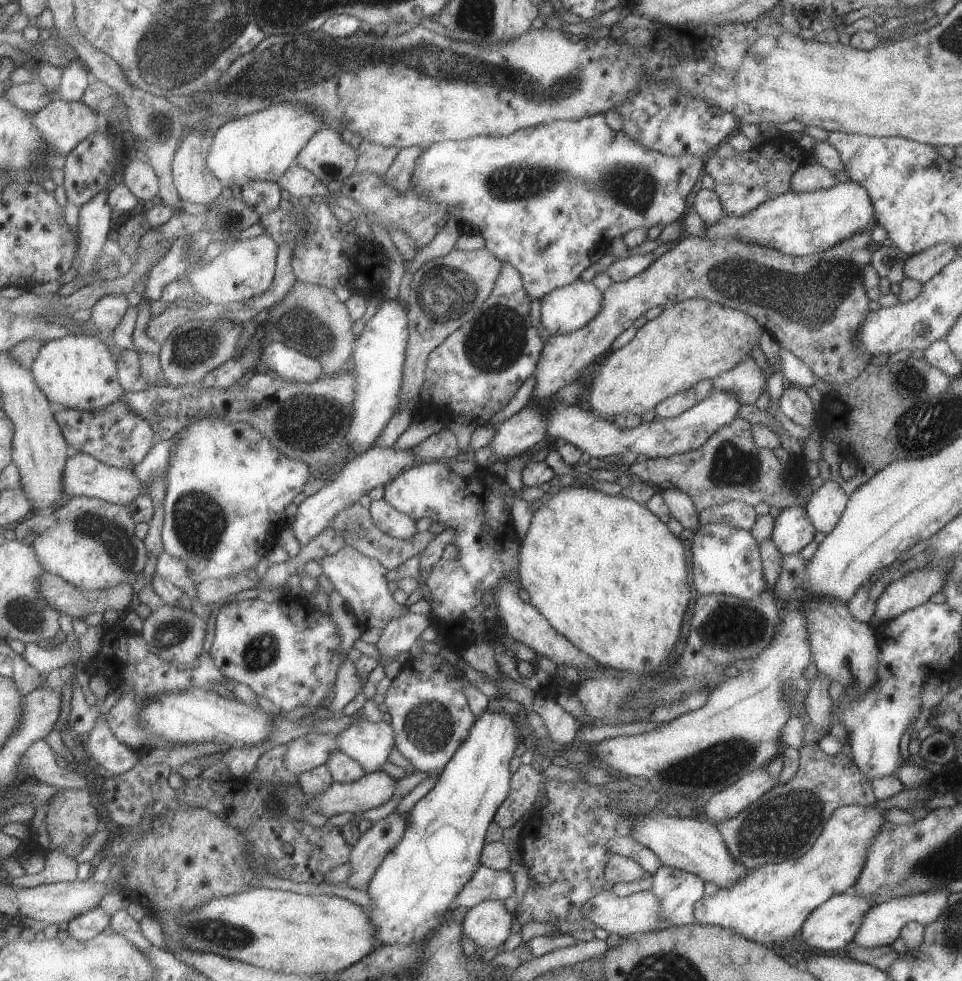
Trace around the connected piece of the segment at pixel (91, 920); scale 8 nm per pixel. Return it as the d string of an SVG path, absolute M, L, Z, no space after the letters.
M101 906L90 908L90 912L74 918L70 922L70 936L79 939L82 942L88 942L111 926L113 916L108 914Z

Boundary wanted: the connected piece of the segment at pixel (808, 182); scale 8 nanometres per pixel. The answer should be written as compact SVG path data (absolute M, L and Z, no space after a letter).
M817 161L814 164L802 165L792 174L792 191L824 190L840 182L835 178L836 171L828 170Z

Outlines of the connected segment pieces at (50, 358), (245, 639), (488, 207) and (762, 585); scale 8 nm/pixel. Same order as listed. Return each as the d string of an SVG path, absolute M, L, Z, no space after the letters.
M68 336L62 340L47 342L33 369L40 388L46 392L48 398L51 398L55 406L64 405L66 408L90 412L120 401L120 398L127 394L126 388L120 382L119 362L116 360L114 352L96 336Z
M291 591L274 603L245 599L223 605L219 610L212 653L216 666L227 677L248 685L258 695L271 700L282 712L289 713L299 706L309 706L313 710L330 708L336 700L340 670L348 660L344 636L340 634L334 616L316 610L306 597L295 596Z
M595 114L582 120L554 121L530 127L505 137L496 138L482 135L466 140L436 143L430 146L430 150L426 154L420 156L416 176L412 177L412 185L420 190L420 194L430 198L432 202L448 204L448 208L452 210L452 216L456 216L463 224L478 226L478 232L486 237L487 248L490 252L496 254L505 264L516 266L523 274L526 289L531 296L542 302L543 298L546 298L554 290L578 282L582 272L588 274L588 270L592 270L592 266L596 266L596 258L592 258L592 254L596 254L596 250L601 248L608 248L614 238L624 237L627 232L634 230L634 228L645 228L648 231L656 224L667 226L672 222L679 222L680 216L686 212L686 198L688 198L690 190L694 188L704 168L705 164L702 163L702 157L692 156L692 154L668 156L654 150L648 150L643 143L636 142L631 135L624 134L624 131L612 130L606 123L604 114Z
M724 522L700 526L692 543L692 577L696 590L702 595L730 595L744 600L756 598L769 590L764 580L764 566L751 531Z

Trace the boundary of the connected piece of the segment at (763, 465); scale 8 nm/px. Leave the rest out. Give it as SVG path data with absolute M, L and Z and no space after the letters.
M735 417L732 422L721 426L700 448L696 450L675 454L669 457L647 459L629 466L628 473L637 474L642 481L654 485L657 489L665 486L676 486L692 499L692 504L698 512L706 510L708 506L724 504L730 501L742 501L755 507L760 502L768 504L770 508L776 506L784 510L788 506L806 506L806 500L794 494L793 465L791 462L782 464L772 450L758 448L752 438L752 425L747 420Z

